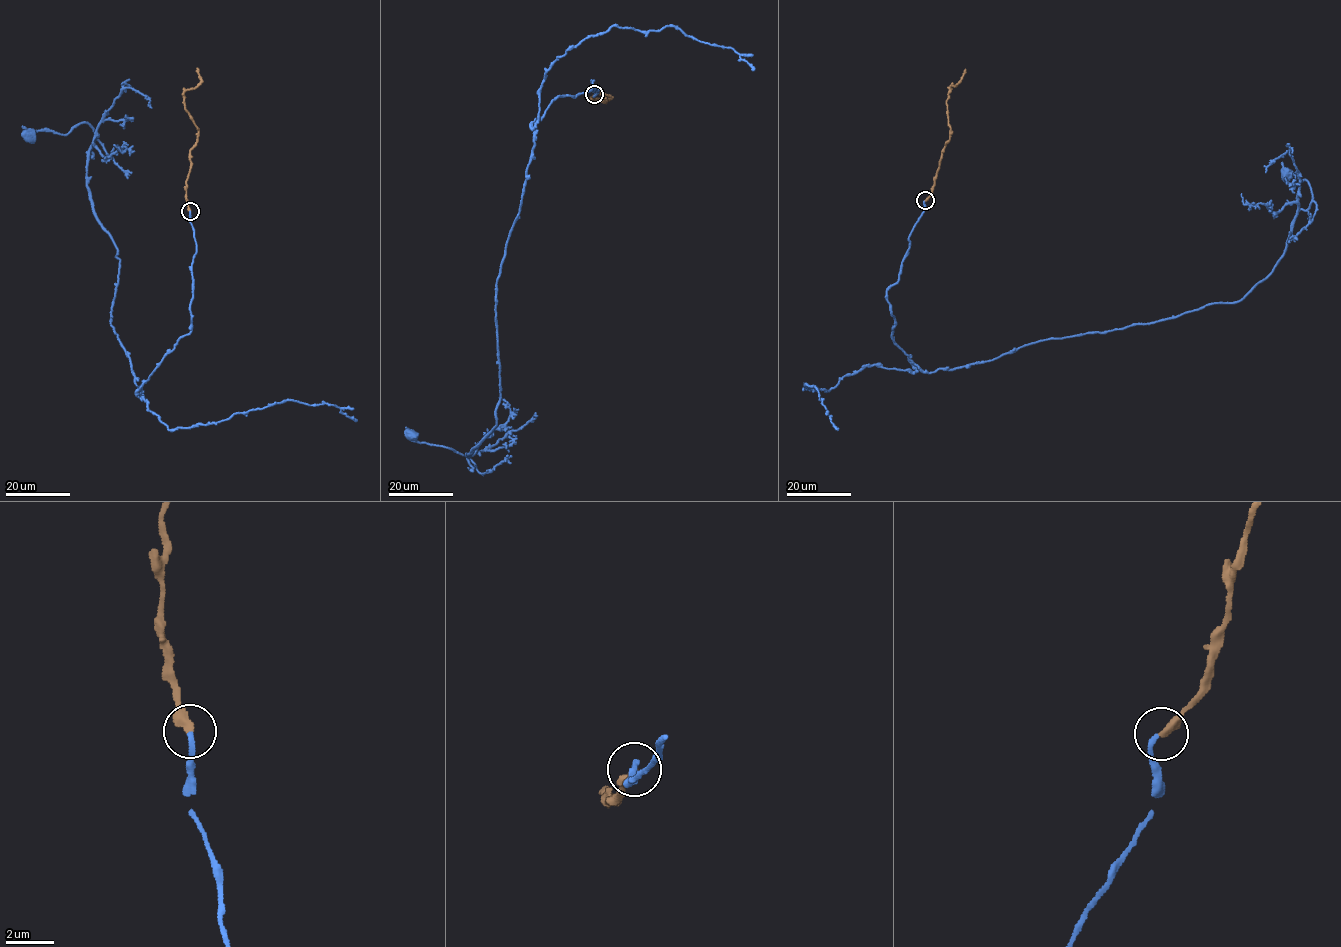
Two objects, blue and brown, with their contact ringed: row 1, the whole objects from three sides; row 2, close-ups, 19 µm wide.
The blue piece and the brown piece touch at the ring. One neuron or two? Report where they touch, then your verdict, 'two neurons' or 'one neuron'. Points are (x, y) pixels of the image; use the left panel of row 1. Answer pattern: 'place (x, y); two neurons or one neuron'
place (190, 211); one neuron

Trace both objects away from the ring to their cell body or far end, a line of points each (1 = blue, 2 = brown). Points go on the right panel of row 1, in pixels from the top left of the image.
1: (924, 200), (886, 297), (893, 341), (927, 373), (1242, 300), (1313, 198), (1284, 174)
2: (925, 200), (931, 192), (941, 152), (950, 138), (947, 102), (949, 87), (959, 82), (965, 69)

